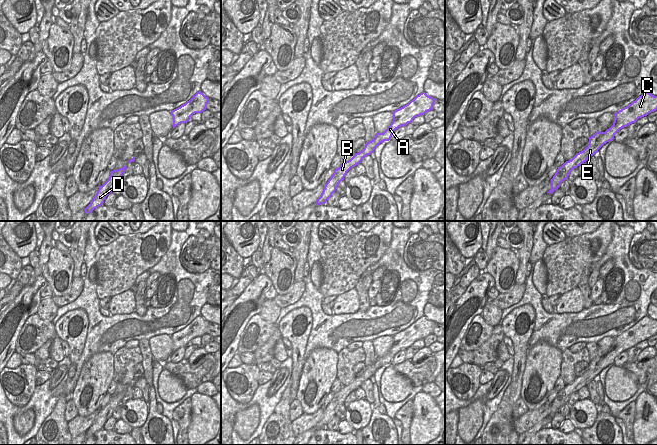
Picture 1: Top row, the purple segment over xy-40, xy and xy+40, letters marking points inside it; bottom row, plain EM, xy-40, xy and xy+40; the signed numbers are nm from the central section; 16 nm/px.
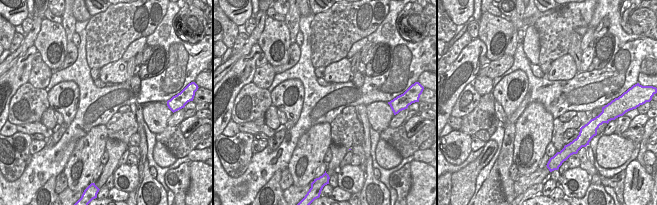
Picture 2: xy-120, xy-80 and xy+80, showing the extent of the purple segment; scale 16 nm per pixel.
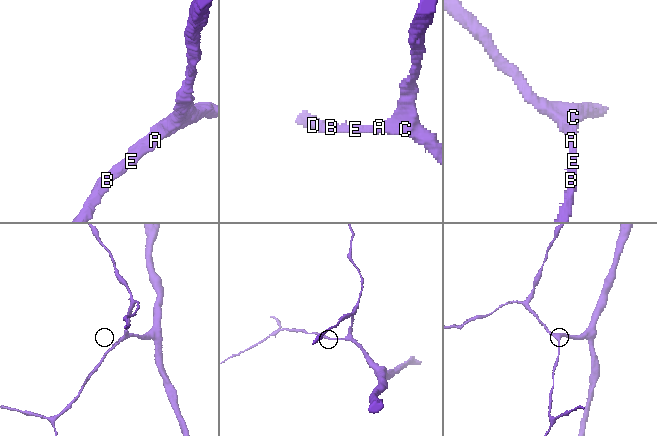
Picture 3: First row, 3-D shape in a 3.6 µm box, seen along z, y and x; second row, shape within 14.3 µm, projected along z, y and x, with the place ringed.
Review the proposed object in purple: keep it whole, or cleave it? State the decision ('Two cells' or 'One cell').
One cell.

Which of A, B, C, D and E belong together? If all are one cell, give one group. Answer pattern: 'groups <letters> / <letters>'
groups A B C D E

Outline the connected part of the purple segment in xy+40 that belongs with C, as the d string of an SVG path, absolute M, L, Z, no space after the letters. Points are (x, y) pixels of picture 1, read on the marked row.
M648 91L639 96L628 106L622 108L614 115L613 125L605 132L596 132L589 137L588 146L577 153L571 160L566 161L558 167L555 175L551 179L551 188L547 193L553 192L559 188L560 184L567 180L570 172L586 162L589 157L598 152L598 150L607 142L613 141L615 134L622 128L635 123L639 118L647 116L649 113L657 110L657 96Z

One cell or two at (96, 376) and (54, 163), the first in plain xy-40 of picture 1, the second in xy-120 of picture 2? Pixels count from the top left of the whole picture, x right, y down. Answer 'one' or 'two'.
two

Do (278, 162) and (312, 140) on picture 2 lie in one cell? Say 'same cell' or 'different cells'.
different cells

